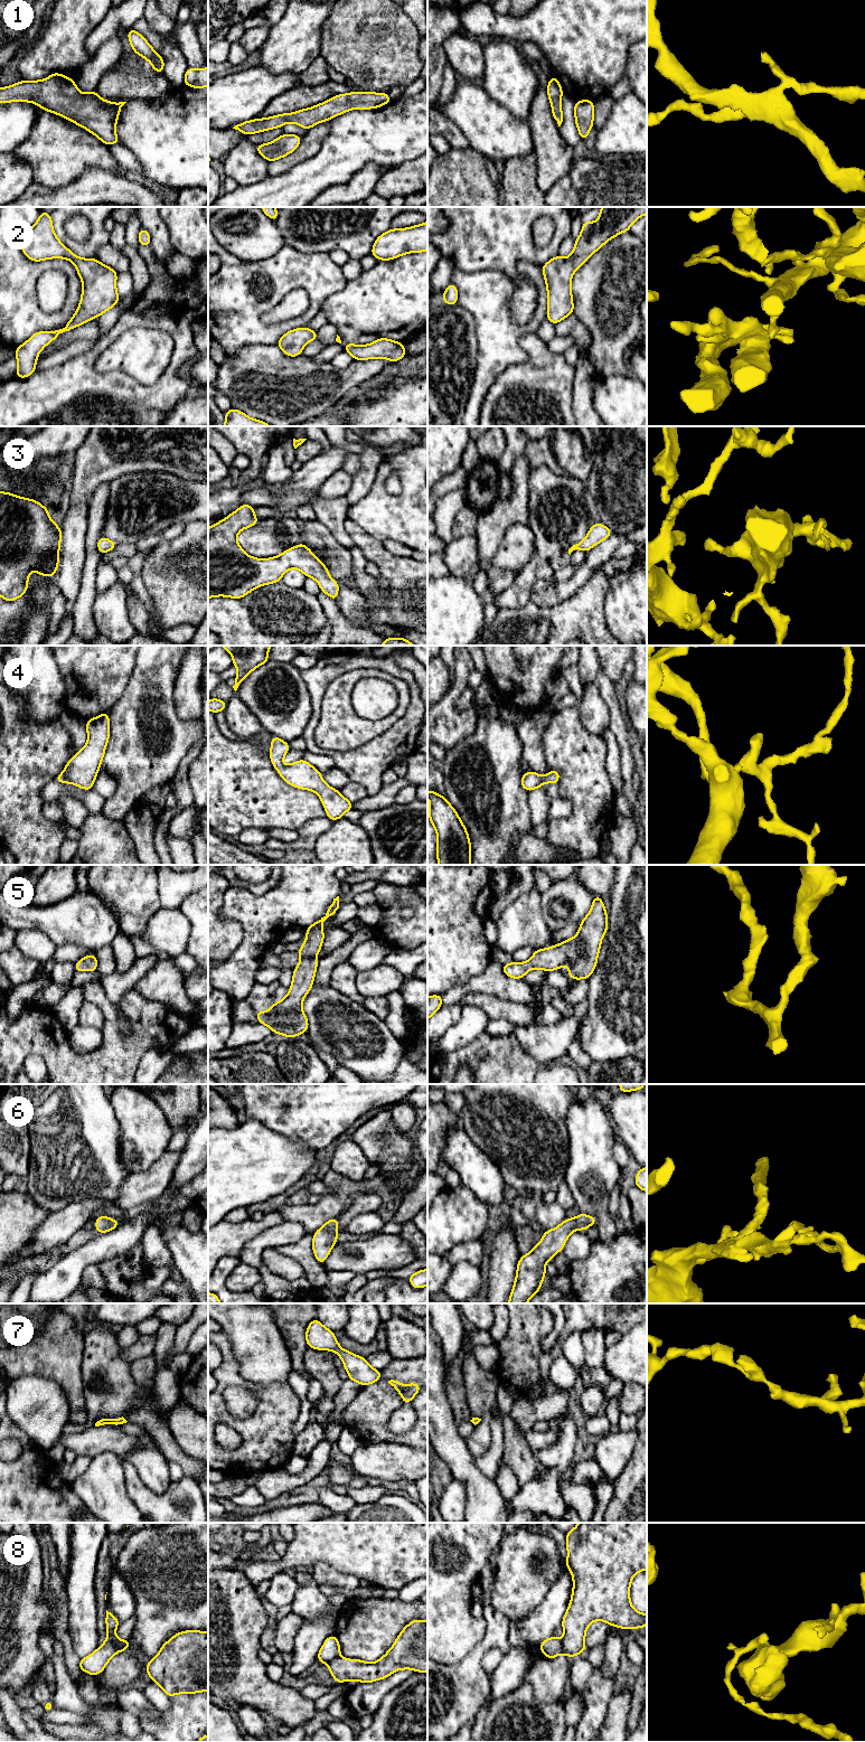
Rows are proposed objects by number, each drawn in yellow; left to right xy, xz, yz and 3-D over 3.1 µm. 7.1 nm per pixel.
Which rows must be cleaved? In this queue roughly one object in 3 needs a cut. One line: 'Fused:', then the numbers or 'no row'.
Fused: 8

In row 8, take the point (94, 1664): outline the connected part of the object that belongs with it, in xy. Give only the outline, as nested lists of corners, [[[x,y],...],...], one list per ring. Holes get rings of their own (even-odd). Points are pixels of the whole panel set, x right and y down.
[[[106,1638],[104,1644],[97,1647],[93,1654],[81,1659],[78,1668],[90,1675],[102,1674],[106,1664],[114,1657],[116,1652],[117,1650],[112,1641]]]

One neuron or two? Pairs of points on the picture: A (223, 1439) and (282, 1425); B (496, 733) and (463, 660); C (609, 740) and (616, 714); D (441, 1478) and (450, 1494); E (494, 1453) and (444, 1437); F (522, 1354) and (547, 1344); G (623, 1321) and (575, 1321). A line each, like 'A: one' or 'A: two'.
A: two
B: two
C: two
D: two
E: two
F: two
G: one

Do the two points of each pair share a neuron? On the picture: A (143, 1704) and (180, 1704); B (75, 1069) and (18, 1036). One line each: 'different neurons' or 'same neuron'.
A: different neurons
B: same neuron

